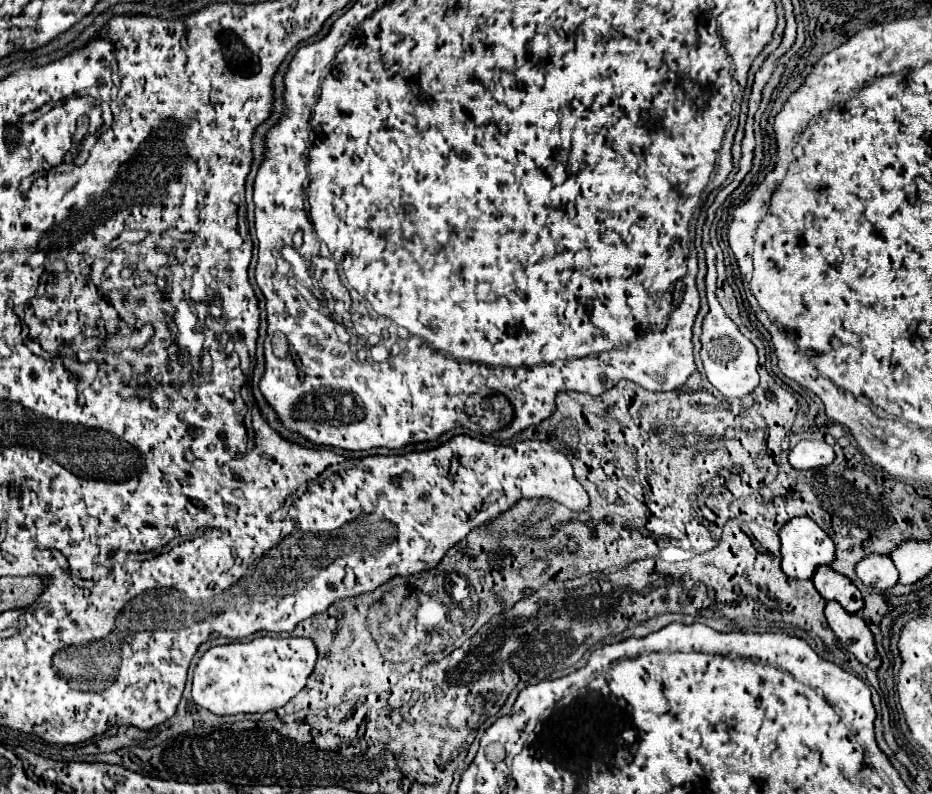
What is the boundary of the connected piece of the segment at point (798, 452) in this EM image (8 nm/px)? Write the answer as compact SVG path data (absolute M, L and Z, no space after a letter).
M800 440L790 450L790 464L794 468L820 468L834 460L834 450L824 440Z

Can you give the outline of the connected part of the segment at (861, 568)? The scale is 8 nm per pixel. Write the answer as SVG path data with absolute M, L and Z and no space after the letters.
M866 554L856 566L856 576L866 584L876 588L878 592L894 586L898 582L898 570L886 554Z

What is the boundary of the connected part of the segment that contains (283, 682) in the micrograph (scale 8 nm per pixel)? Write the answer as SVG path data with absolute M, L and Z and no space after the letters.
M260 636L248 642L214 646L194 668L192 698L198 706L218 716L276 710L306 686L314 664L316 646L308 638Z

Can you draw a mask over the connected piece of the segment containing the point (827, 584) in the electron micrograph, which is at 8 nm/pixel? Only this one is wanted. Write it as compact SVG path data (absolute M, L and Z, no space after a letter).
M818 566L814 570L812 576L812 584L816 586L818 594L824 600L836 600L842 604L844 610L856 614L862 608L862 594L860 590L854 586L854 582L842 574L838 574L836 570L832 570L830 566Z

